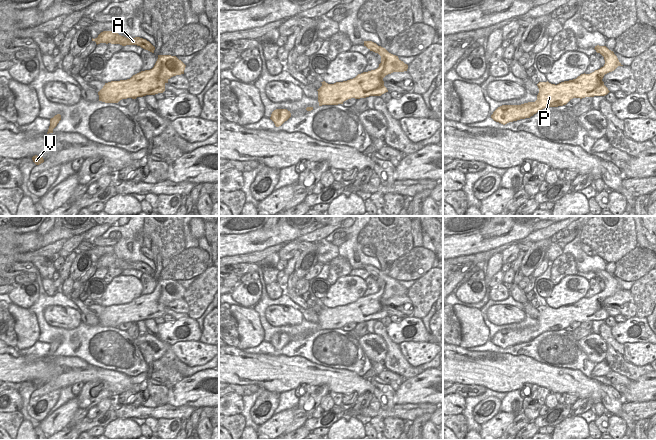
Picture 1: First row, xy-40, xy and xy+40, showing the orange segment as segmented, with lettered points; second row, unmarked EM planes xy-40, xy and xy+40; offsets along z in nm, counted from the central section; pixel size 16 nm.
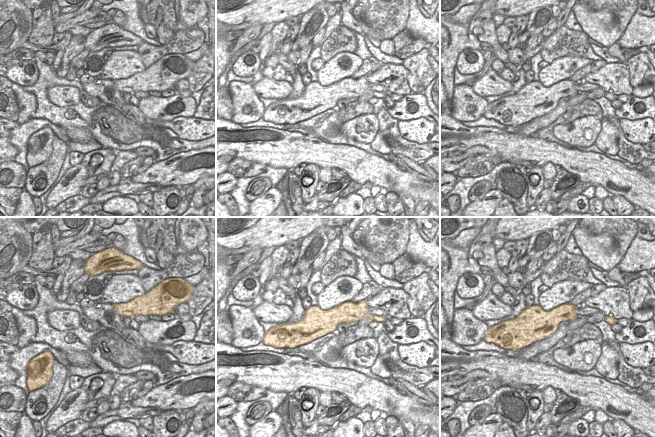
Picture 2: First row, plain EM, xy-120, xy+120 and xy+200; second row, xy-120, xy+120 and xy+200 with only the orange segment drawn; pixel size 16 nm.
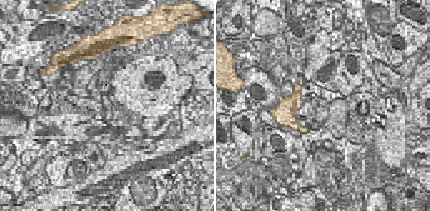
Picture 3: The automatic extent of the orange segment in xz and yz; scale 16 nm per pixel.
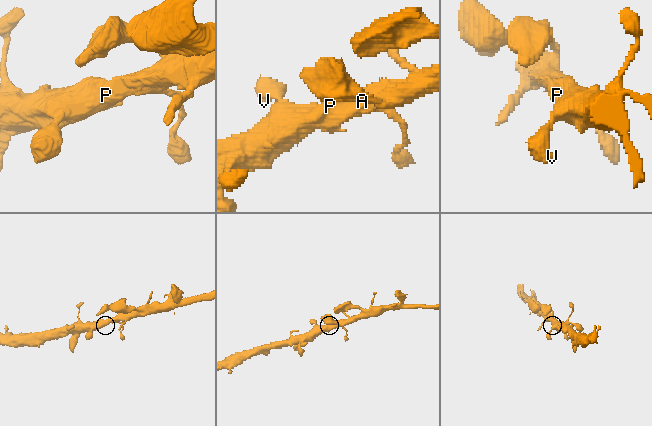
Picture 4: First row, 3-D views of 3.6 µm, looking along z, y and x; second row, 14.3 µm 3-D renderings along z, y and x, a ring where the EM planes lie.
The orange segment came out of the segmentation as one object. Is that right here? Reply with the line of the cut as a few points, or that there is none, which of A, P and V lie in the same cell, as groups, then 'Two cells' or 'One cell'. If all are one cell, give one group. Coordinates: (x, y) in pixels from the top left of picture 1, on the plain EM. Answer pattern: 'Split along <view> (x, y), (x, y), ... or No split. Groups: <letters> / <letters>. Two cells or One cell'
No split. Groups: A P V. One cell.

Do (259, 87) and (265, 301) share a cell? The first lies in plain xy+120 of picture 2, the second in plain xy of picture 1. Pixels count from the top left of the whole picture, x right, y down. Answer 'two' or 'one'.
two

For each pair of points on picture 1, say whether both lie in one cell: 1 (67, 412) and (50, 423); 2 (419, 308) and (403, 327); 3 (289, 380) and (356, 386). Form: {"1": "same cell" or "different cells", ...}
{"1": "same cell", "2": "different cells", "3": "same cell"}

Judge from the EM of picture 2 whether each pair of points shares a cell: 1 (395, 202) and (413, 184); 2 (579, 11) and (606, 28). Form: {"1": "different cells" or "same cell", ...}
{"1": "different cells", "2": "same cell"}

